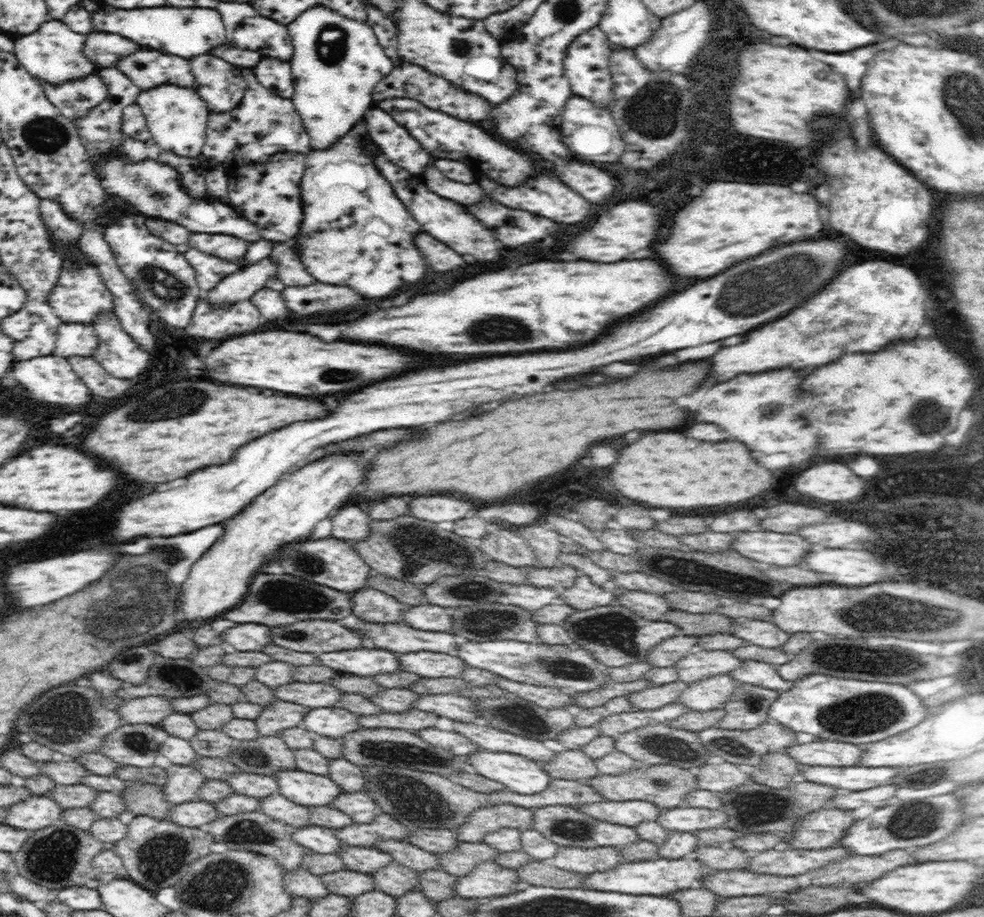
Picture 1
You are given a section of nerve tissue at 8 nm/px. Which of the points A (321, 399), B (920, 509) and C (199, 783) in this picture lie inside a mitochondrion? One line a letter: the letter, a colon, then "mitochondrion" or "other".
A: other
B: mitochondrion
C: other

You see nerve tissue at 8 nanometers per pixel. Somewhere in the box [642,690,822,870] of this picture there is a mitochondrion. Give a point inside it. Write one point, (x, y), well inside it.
(755, 806)

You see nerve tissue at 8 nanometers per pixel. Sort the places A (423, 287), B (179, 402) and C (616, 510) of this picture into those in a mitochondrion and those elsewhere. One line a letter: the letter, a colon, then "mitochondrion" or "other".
A: other
B: mitochondrion
C: other

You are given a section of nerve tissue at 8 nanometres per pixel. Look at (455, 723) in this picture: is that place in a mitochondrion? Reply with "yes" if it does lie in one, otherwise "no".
no

